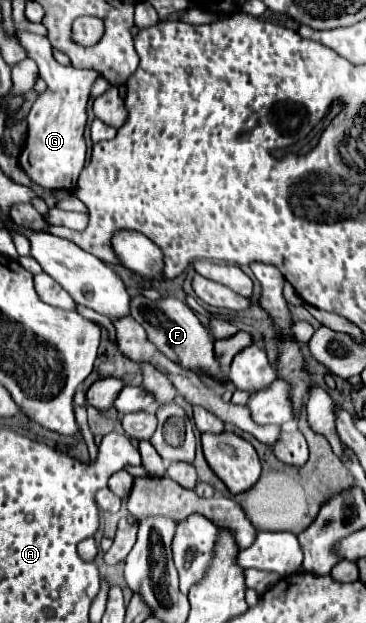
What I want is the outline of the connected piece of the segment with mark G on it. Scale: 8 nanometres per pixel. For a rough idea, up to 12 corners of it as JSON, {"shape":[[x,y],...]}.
{"shape":[[16,33],[46,91],[18,163],[44,189],[74,191],[86,161],[86,103],[98,73]]}

